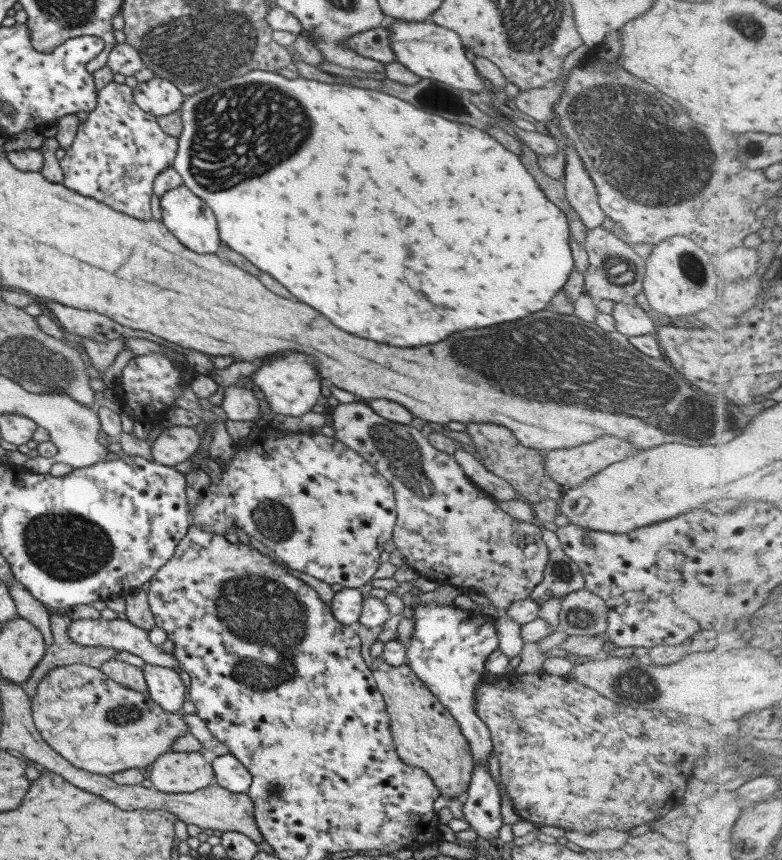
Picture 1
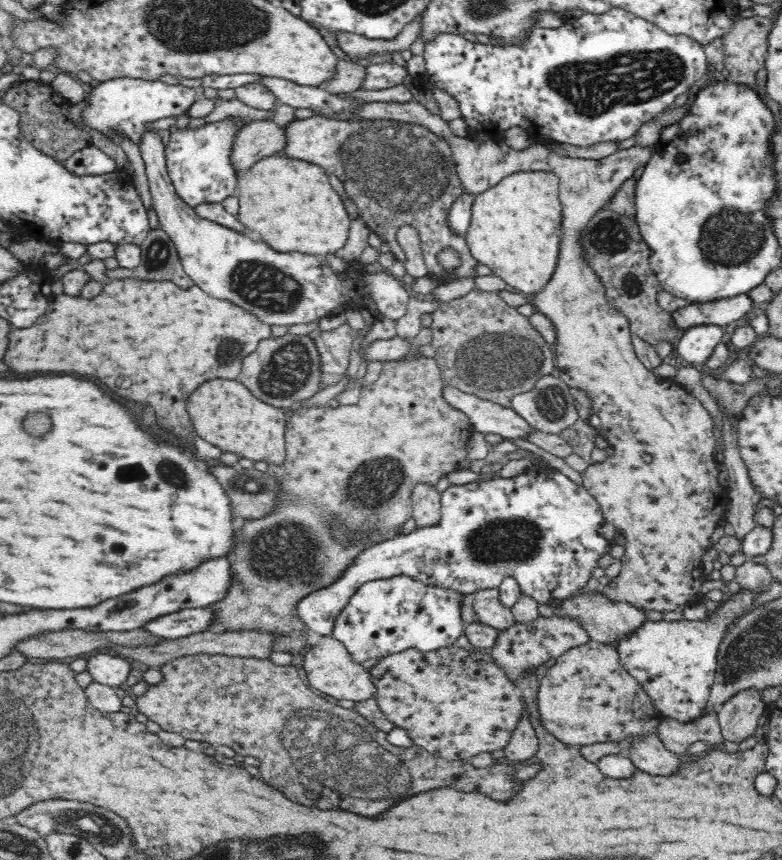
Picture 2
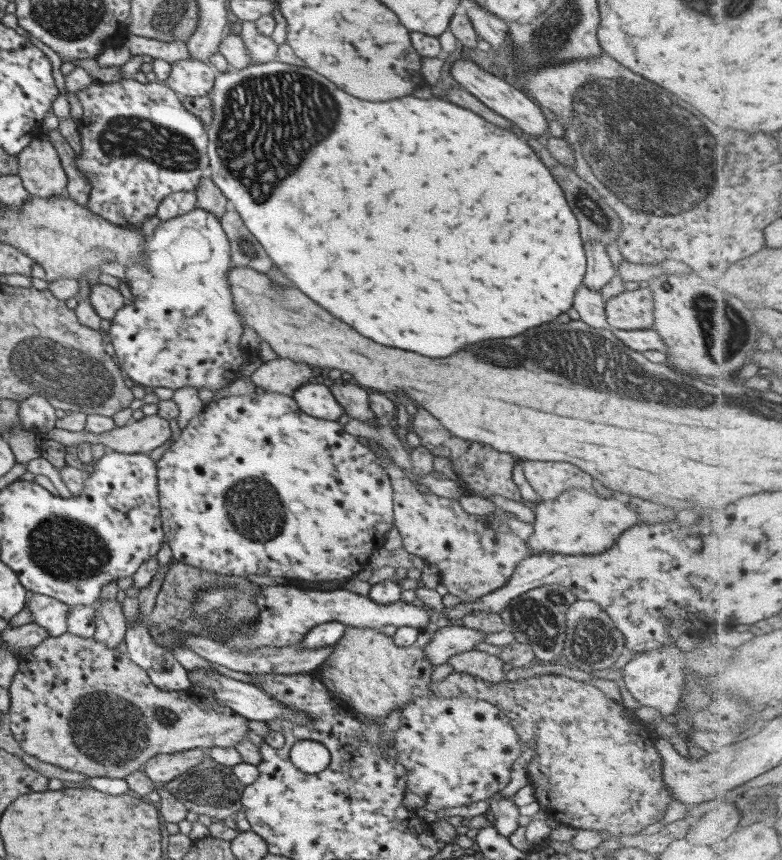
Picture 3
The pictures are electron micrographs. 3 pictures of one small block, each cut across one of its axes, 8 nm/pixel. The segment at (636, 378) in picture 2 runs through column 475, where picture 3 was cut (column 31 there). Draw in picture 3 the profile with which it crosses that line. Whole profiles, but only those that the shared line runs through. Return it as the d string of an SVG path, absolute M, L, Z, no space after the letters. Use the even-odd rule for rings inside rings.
M32 138L15 157L17 176L27 193L37 198L67 195L67 178L49 141Z

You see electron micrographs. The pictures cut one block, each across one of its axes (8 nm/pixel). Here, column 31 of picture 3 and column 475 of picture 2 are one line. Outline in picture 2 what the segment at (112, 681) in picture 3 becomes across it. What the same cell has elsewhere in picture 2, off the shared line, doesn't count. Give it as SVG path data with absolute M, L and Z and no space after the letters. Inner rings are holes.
M448 645L436 650L429 650L428 652L422 652L416 647L409 648L399 652L397 654L390 654L382 658L375 666L369 669L370 678L375 686L375 701L378 708L381 710L382 716L394 727L401 728L408 733L410 740L414 745L423 748L426 752L433 755L437 760L444 761L456 761L456 760L468 760L482 752L496 752L496 750L503 750L508 746L514 730L518 728L518 724L522 722L522 718L527 716L529 719L532 714L528 713L528 703L526 698L520 693L517 688L518 680L510 679L510 675L506 673L504 668L499 666L499 663L494 659L491 651L485 649L467 650L466 648L458 647L458 645Z

